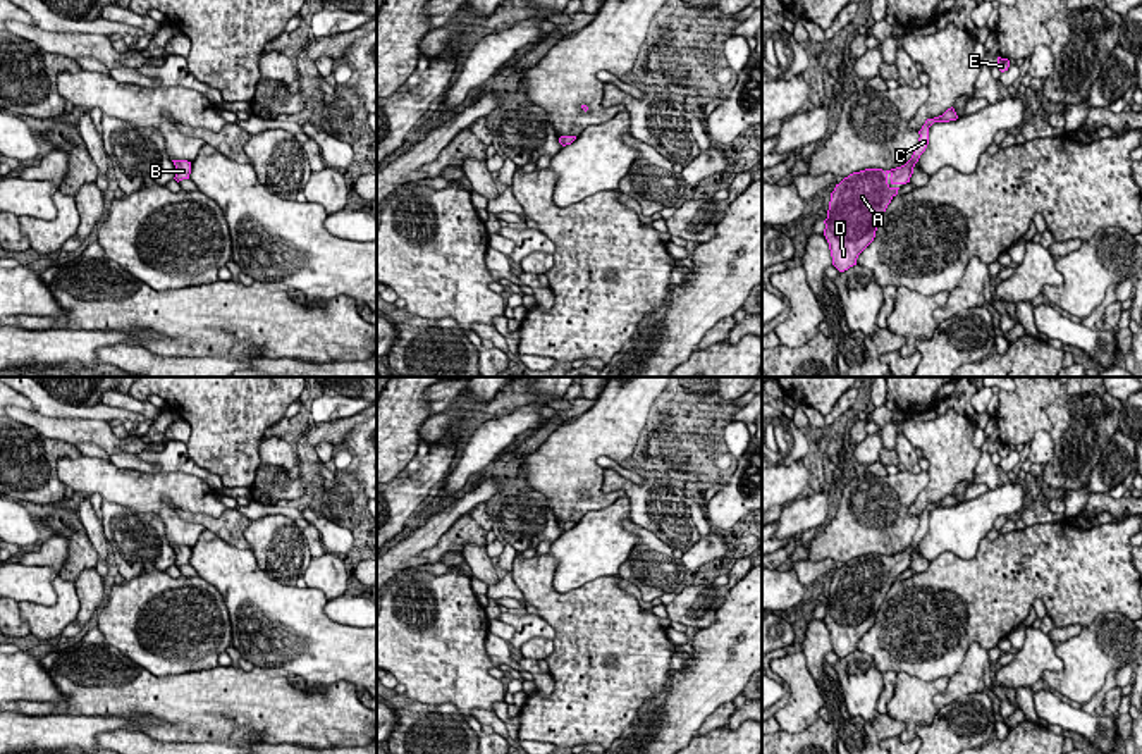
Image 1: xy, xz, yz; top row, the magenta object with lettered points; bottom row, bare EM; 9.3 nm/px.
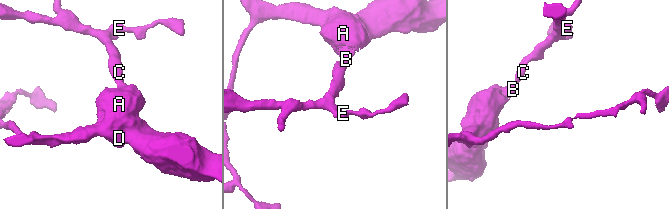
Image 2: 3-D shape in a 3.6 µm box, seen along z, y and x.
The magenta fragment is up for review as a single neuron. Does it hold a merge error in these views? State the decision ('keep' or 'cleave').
keep

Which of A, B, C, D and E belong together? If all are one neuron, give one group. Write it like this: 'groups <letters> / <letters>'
groups A B C D E

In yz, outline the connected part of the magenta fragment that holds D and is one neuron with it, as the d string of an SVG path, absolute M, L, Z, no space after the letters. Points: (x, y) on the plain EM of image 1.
M955 494L927 504L918 516L920 523L912 544L896 554L865 554L853 558L836 570L831 578L824 621L829 628L832 651L844 658L856 651L858 640L874 627L877 611L898 580L898 572L910 568L913 553L929 530L929 513L934 508L956 506Z

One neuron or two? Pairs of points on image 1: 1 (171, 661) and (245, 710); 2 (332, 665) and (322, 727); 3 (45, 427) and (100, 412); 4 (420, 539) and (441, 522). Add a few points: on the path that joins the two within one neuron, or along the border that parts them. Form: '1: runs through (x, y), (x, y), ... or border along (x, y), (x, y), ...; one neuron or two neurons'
1: border along (219, 665), (208, 670), (165, 675), (147, 672); two neurons
2: border along (291, 670), (310, 689), (336, 682), (358, 687); two neurons
3: border along (40, 412), (50, 417), (102, 419), (109, 424); two neurons
4: runs through (425, 536), (435, 525); one neuron

